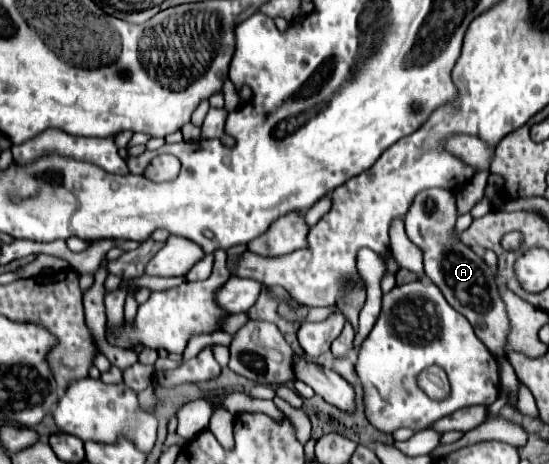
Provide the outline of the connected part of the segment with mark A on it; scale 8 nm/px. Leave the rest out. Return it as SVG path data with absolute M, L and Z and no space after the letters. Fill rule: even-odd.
M431 188L421 190L415 196L405 216L405 230L409 240L421 246L425 252L425 274L439 286L445 300L471 322L477 338L491 350L491 354L499 358L499 354L503 354L503 346L507 344L509 330L505 302L499 298L495 274L485 264L485 260L481 260L469 246L455 238L455 220L457 208L453 192Z

